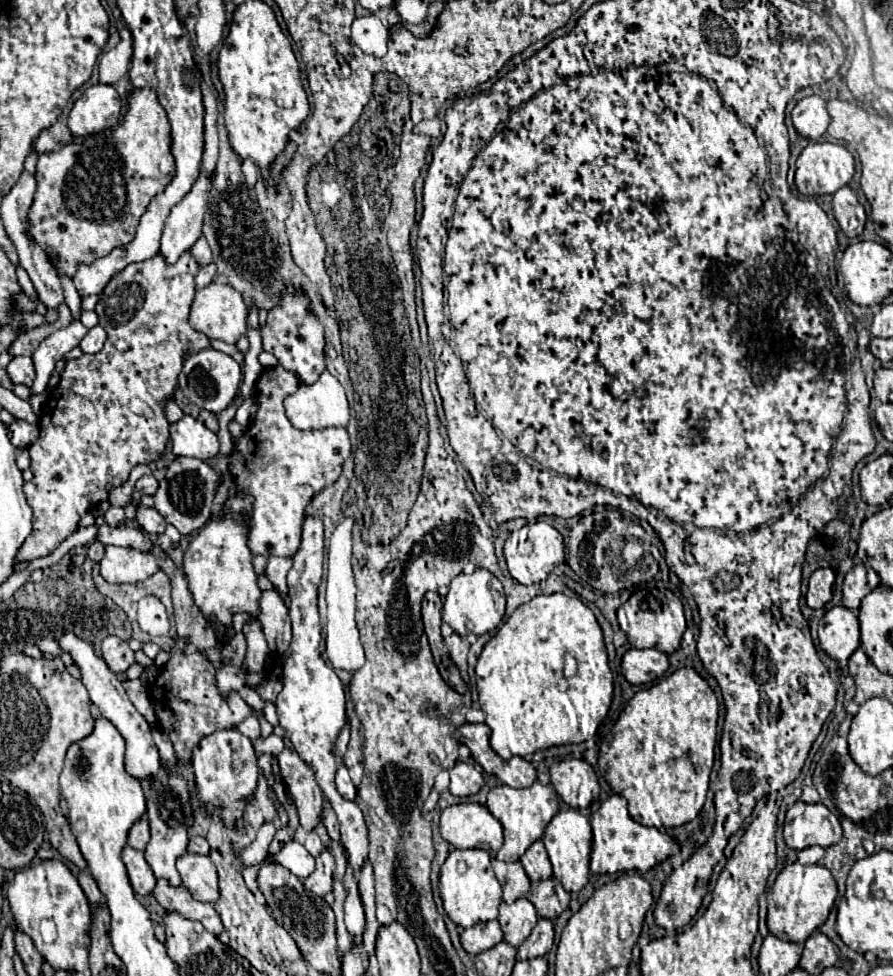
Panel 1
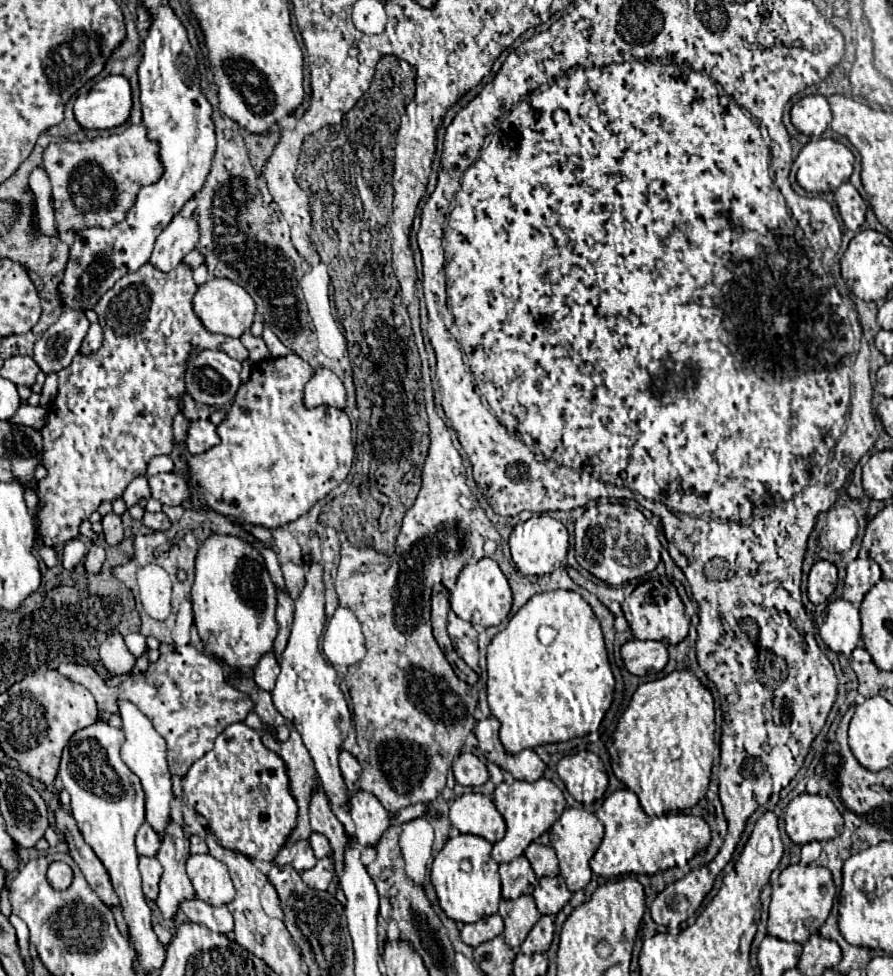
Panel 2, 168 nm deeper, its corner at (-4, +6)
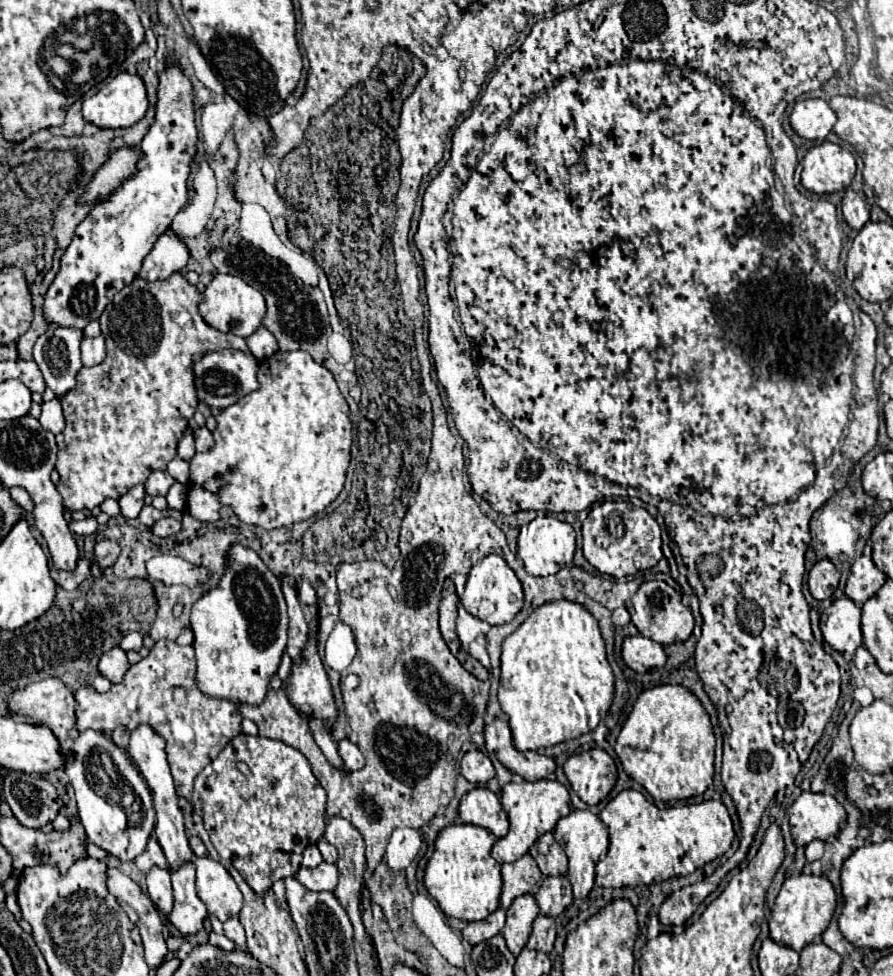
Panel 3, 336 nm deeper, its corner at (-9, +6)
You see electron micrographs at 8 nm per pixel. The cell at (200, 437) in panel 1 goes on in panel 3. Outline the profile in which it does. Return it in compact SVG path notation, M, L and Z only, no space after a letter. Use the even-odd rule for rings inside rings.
M206 427L194 429L194 439L196 439L196 451L208 451L214 447L214 437Z

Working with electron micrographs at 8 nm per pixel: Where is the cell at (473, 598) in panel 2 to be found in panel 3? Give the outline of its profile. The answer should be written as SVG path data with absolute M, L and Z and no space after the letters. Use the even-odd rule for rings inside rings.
M488 555L470 569L466 589L460 601L470 615L490 625L504 625L504 623L510 623L516 617L516 613L522 609L524 593L516 573L508 567L508 563L500 555Z

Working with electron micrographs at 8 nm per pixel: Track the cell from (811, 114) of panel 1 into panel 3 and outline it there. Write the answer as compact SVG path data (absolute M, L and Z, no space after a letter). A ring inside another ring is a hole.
M824 99L798 101L790 115L792 129L810 141L824 141L836 123L836 113Z

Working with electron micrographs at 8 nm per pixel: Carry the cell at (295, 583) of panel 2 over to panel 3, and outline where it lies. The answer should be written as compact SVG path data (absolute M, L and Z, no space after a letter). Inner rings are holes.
M302 579L298 583L298 599L300 599L300 605L302 607L316 605L316 591L314 591L314 587L306 579Z

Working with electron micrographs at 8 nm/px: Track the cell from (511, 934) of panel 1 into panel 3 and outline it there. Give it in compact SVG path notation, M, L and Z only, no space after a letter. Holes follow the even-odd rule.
M522 895L522 897L516 897L514 903L510 905L510 909L506 911L506 925L502 929L502 935L506 939L506 945L508 949L518 955L530 933L532 933L532 923L534 919L538 917L538 903L532 895Z

